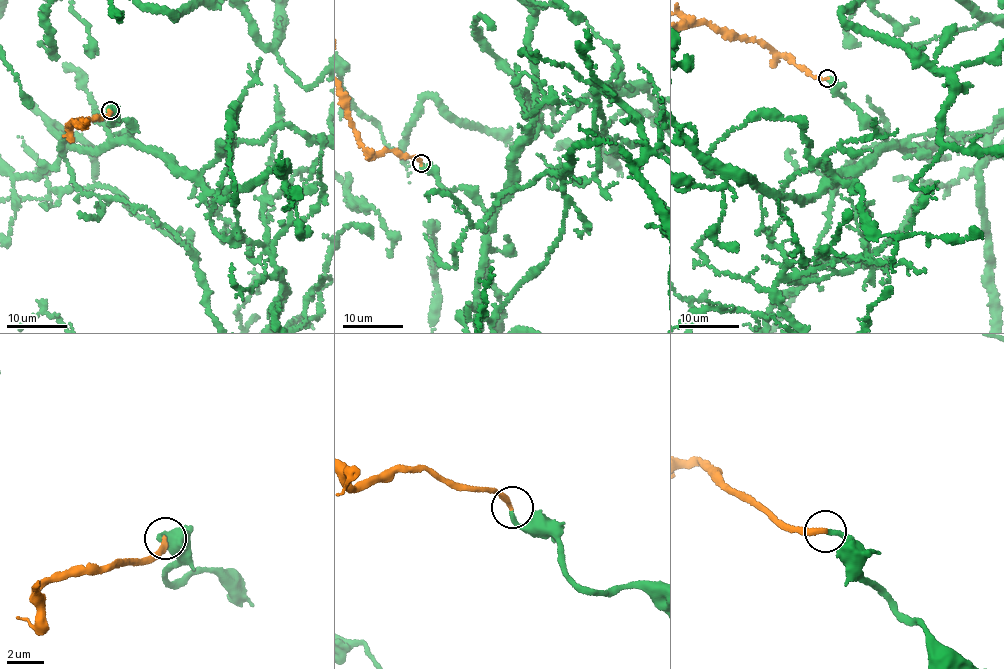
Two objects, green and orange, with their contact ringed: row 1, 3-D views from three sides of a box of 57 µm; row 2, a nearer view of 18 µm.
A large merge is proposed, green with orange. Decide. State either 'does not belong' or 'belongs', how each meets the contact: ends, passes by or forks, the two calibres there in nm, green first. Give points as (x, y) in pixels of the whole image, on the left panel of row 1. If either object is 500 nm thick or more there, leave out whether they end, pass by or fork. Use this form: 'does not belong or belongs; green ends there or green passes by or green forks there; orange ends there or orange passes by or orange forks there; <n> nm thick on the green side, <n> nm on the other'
belongs; green ends there; orange ends there; 260 nm thick on the green side, 280 nm on the other

